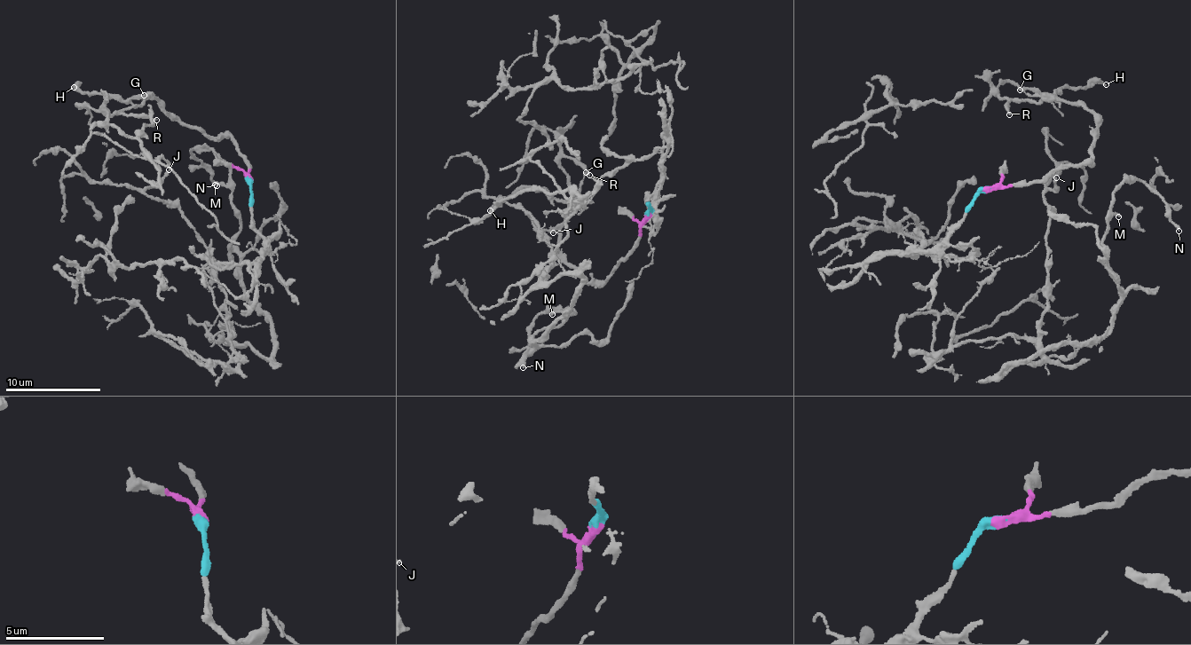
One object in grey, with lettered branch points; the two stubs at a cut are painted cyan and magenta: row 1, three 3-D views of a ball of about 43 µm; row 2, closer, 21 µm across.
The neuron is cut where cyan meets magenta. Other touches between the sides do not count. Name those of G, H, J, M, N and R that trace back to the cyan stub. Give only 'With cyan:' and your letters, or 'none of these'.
With cyan: J, M, N

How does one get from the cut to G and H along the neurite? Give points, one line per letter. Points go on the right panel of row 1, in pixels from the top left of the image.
G: (983, 189), (1021, 187), (1057, 169), (1093, 162), (1091, 150), (1094, 145), (1093, 116), (1081, 106), (1019, 90)
H: (983, 189), (1021, 187), (1054, 169), (1093, 162), (1096, 125), (1089, 111), (1055, 97), (1067, 85), (1106, 84)

